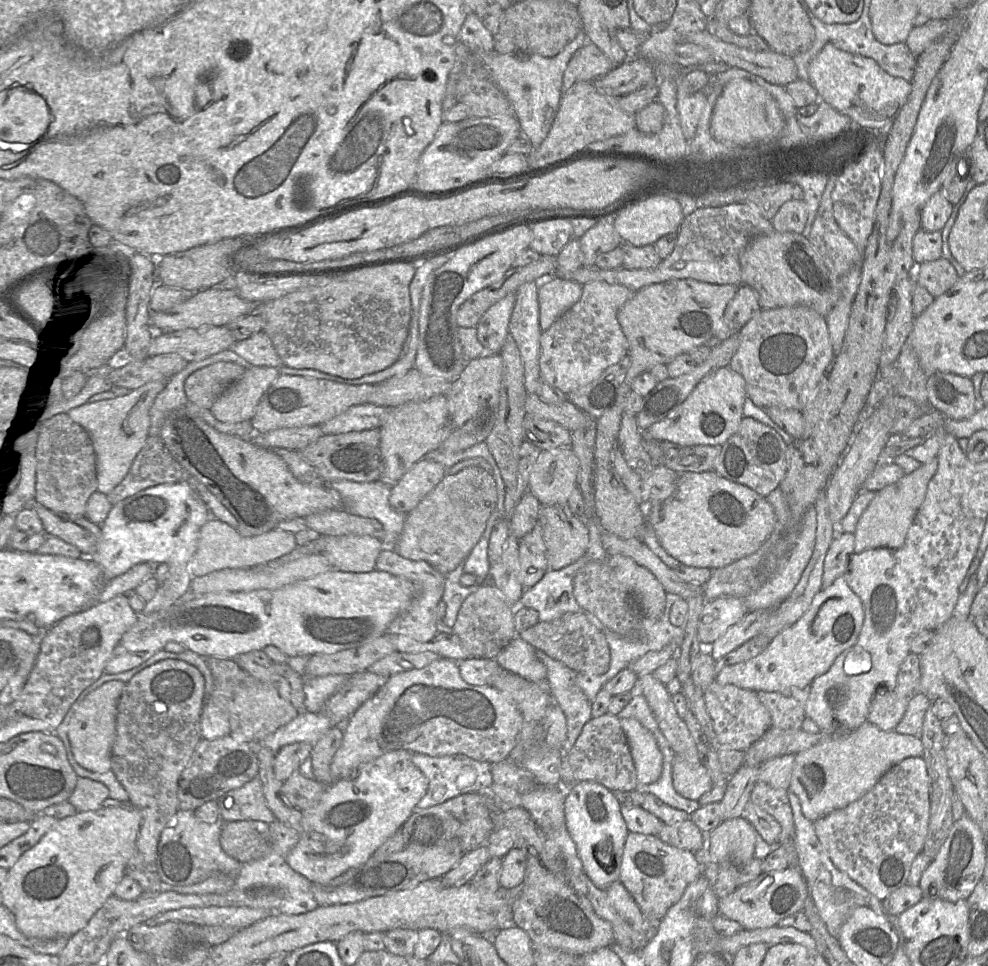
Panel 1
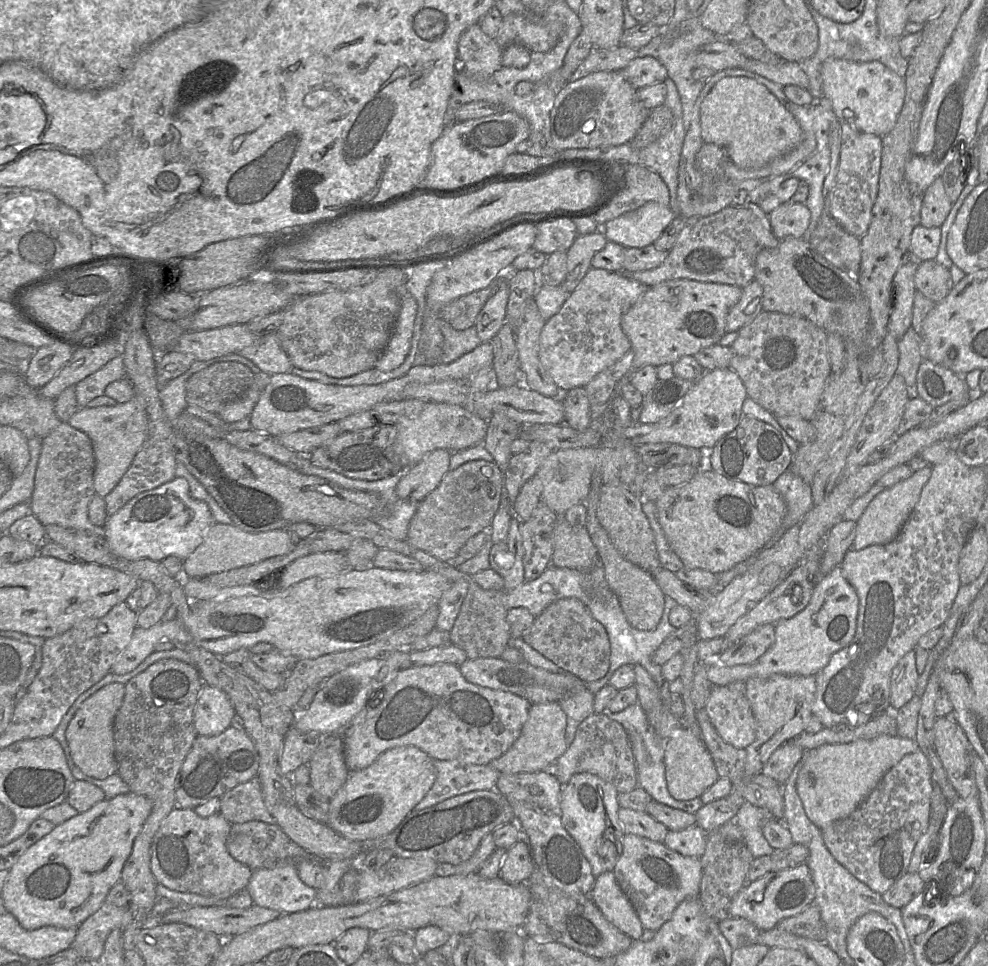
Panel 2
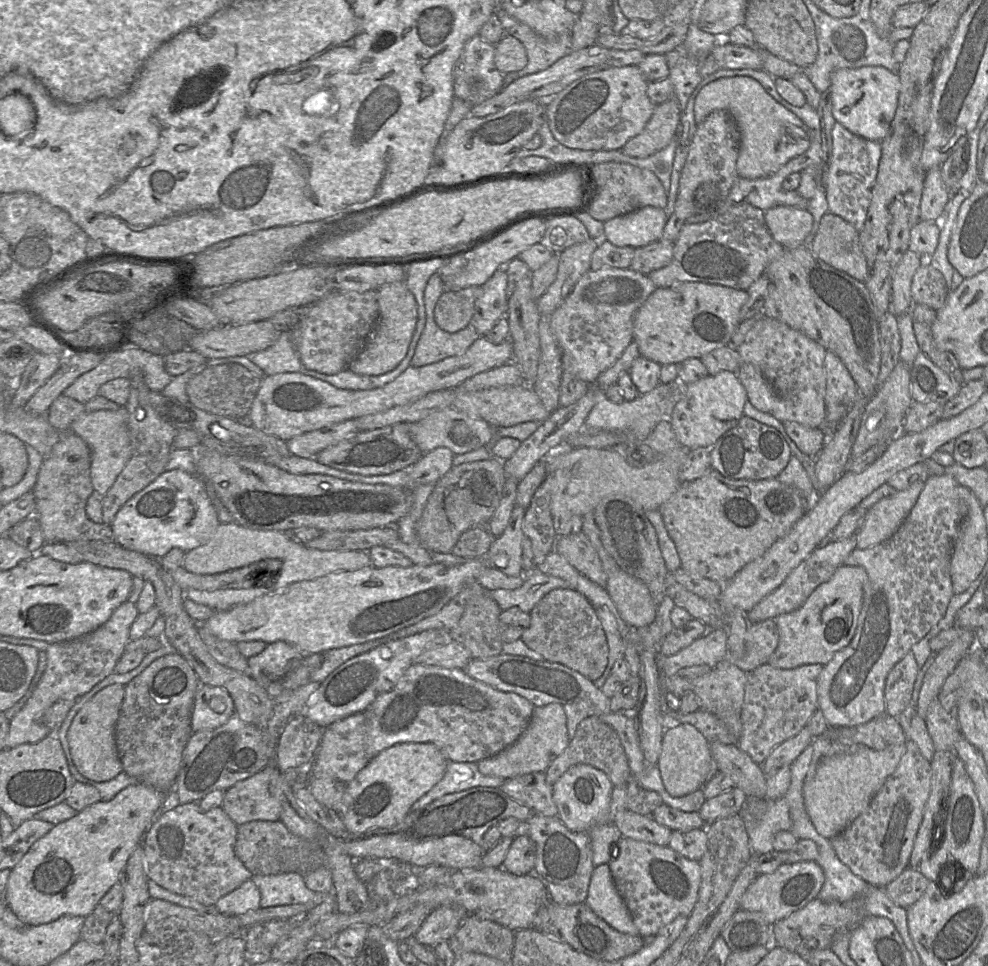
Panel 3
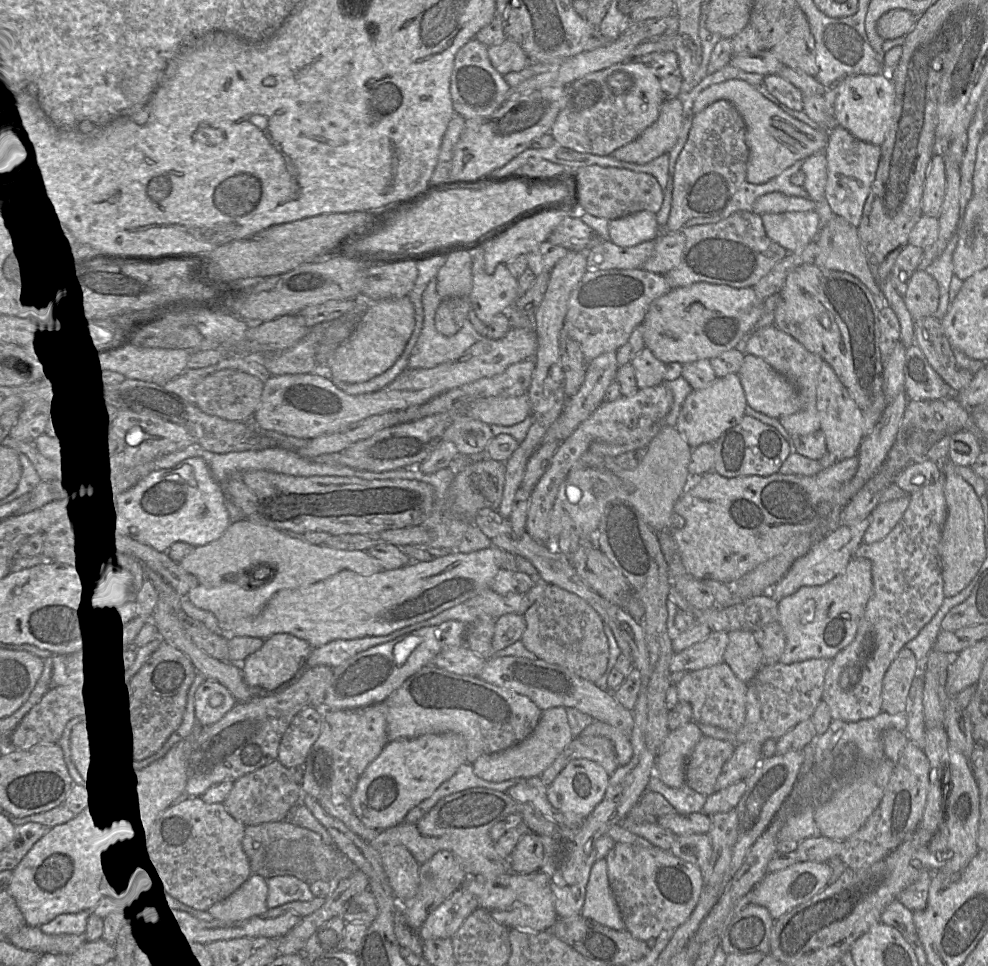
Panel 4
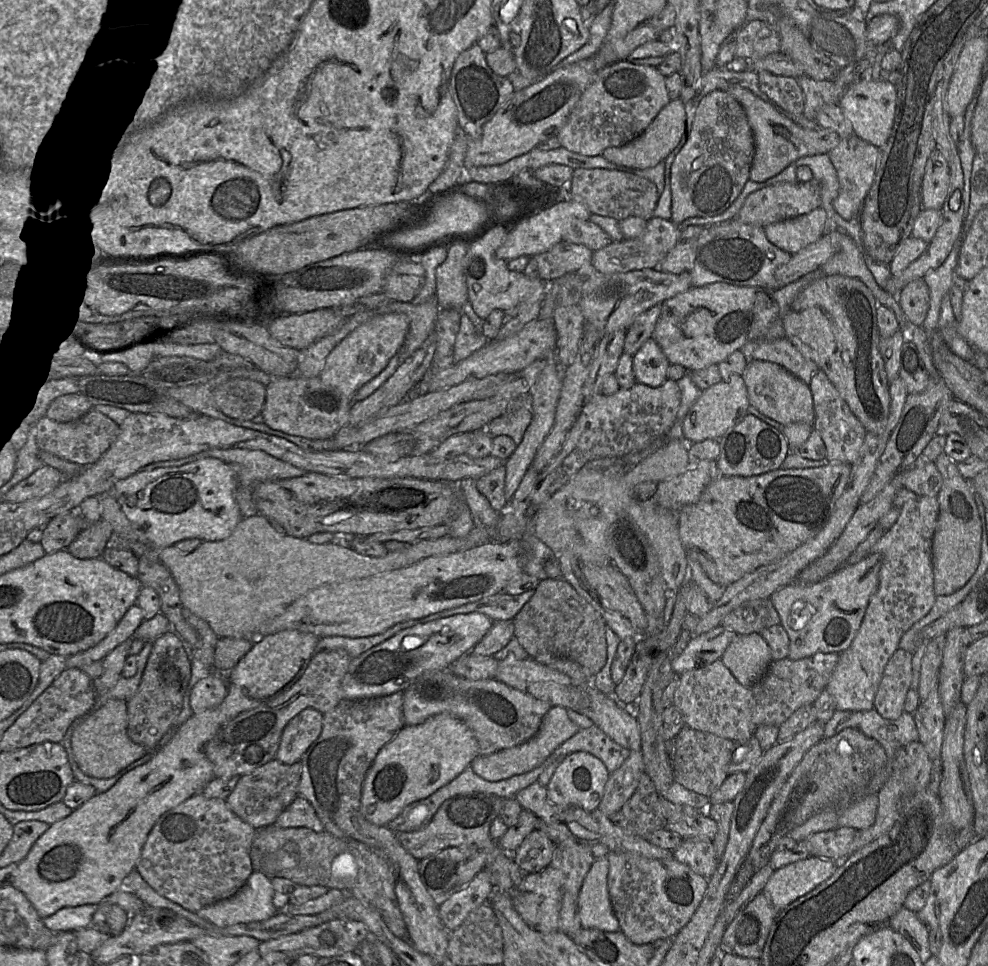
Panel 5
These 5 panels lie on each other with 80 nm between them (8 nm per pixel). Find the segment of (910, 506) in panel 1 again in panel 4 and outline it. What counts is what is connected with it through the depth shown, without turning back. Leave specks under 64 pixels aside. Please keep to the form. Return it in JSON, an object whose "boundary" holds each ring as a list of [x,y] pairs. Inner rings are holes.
{"boundary":[[[910,494],[879,503],[869,515],[870,524],[863,535],[863,543],[870,544],[885,538],[902,518],[909,503]]]}

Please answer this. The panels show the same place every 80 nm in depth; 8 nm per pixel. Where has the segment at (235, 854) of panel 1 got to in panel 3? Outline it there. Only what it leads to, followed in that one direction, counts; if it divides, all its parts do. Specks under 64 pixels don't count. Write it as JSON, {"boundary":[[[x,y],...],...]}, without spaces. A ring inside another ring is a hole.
{"boundary":[[[280,820],[251,821],[239,825],[234,851],[253,876],[294,872],[305,877],[318,868],[327,866],[327,856],[319,841],[294,835]]]}

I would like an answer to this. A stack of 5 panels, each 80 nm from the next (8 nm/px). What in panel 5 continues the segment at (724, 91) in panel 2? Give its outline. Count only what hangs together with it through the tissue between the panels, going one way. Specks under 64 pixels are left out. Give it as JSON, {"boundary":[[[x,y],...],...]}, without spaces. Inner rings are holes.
{"boundary":[[[732,85],[726,92],[743,107],[753,133],[755,149],[749,174],[749,179],[752,181],[764,182],[801,157],[829,153],[841,140],[833,130],[819,126],[814,129],[801,127],[778,113],[770,104],[764,102],[747,88]]]}

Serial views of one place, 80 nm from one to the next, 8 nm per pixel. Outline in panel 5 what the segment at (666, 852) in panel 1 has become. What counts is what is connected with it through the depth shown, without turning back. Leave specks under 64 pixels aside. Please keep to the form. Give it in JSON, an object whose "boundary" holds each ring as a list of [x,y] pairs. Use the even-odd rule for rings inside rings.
{"boundary":[[[609,851],[606,856],[609,863],[609,872],[608,872],[608,892],[611,901],[611,905],[614,911],[615,916],[618,919],[620,930],[629,941],[634,944],[653,944],[658,939],[671,939],[678,933],[680,930],[691,920],[692,916],[698,909],[698,906],[708,888],[707,878],[696,874],[693,872],[687,865],[678,862],[675,858],[671,859],[649,859],[642,857],[633,853],[622,853]]]}

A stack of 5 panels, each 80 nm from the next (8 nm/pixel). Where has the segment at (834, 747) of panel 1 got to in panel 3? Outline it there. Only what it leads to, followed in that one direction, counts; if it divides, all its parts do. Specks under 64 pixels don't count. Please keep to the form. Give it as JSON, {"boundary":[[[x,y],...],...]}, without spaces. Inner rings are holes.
{"boundary":[[[905,744],[883,750],[857,746],[822,759],[814,775],[805,777],[803,783],[805,809],[817,832],[831,840],[844,831],[867,809],[886,779],[895,771],[905,751]]]}

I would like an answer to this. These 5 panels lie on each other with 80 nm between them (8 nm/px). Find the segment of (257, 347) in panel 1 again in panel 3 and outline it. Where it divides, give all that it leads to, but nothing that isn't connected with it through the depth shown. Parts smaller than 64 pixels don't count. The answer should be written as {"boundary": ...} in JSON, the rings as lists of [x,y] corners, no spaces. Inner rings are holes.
{"boundary":[[[280,332],[276,342],[265,350],[246,355],[266,376],[300,372],[306,369],[293,342],[292,332]]]}

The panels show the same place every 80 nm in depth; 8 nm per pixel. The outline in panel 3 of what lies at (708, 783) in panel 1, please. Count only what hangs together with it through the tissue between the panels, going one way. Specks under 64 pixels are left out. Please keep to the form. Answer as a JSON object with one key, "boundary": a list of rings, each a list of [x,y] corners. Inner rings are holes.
{"boundary":[[[680,724],[664,730],[657,766],[663,785],[672,797],[682,797],[702,789],[716,773],[716,764],[712,758],[708,740],[691,724]]]}

